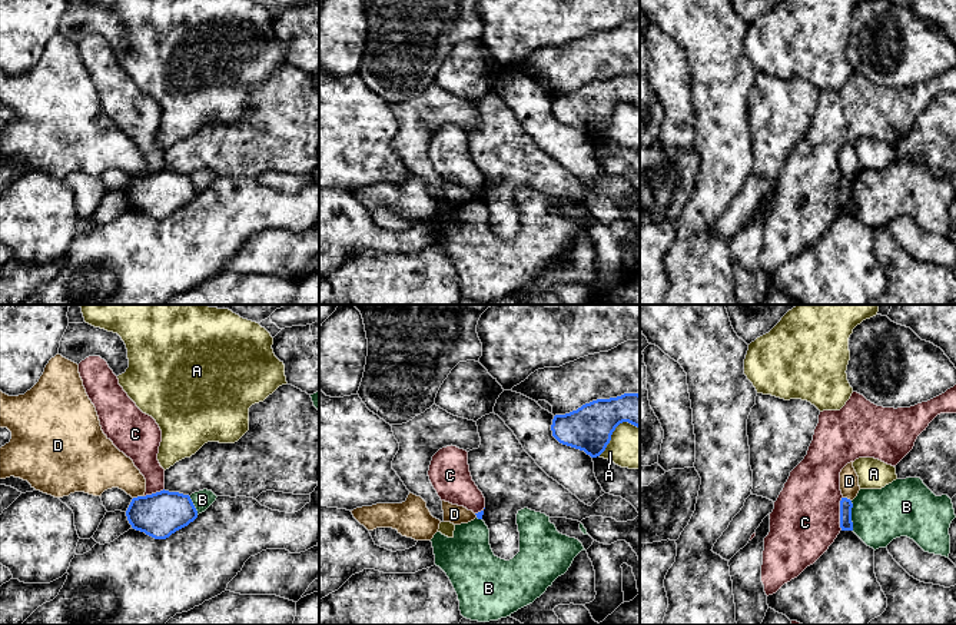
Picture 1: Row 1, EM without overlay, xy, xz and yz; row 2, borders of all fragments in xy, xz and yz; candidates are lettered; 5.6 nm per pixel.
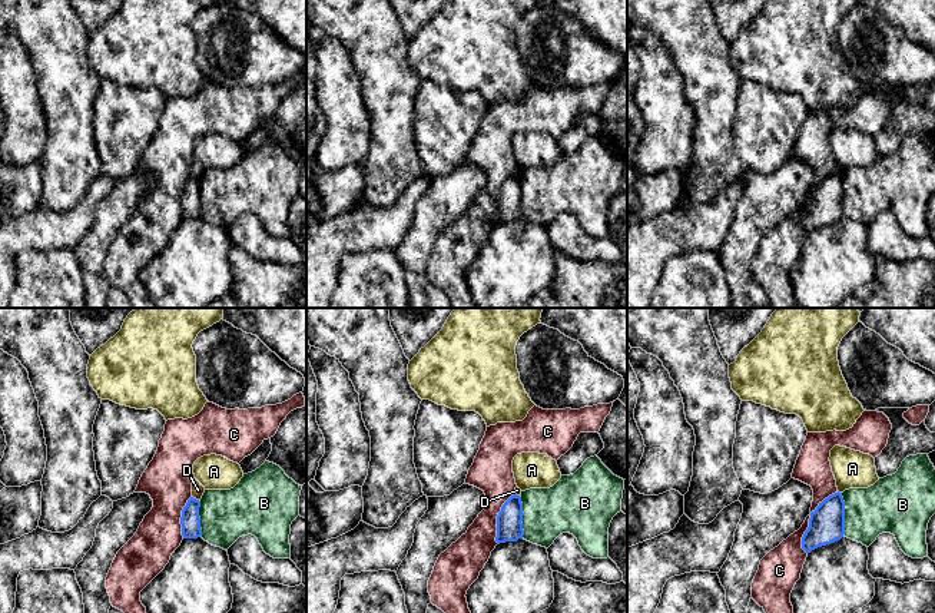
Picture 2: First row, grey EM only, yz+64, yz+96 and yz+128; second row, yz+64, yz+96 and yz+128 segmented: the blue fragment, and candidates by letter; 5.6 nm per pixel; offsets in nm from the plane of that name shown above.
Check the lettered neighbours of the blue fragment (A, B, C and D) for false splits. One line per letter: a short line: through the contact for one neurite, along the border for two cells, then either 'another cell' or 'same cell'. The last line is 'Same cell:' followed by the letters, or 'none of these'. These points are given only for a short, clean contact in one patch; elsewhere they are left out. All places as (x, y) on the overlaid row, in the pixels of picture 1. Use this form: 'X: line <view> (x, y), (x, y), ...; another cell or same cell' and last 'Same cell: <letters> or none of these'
A: another cell
B: another cell
C: another cell
D: line xy (142, 495), (133, 498); another cell
Same cell: none of these

